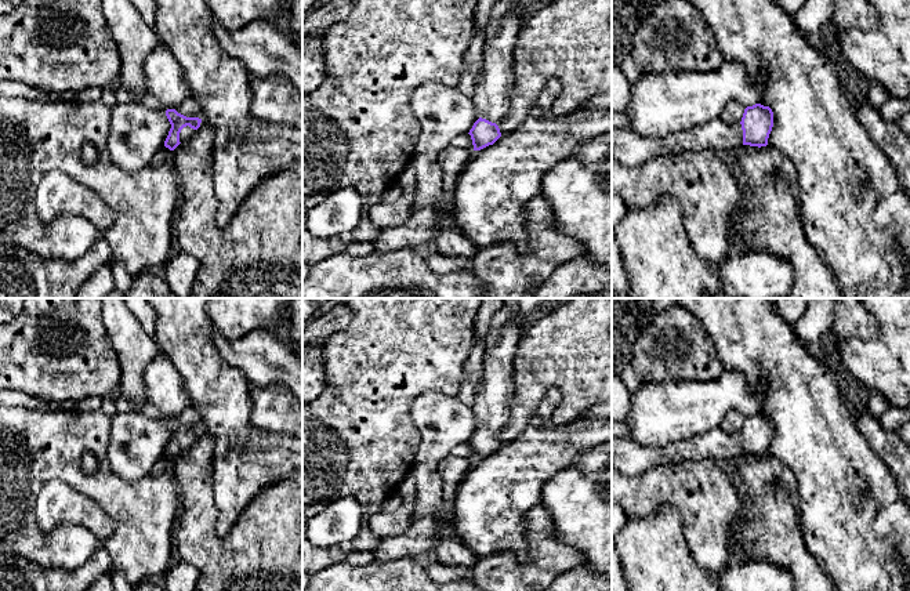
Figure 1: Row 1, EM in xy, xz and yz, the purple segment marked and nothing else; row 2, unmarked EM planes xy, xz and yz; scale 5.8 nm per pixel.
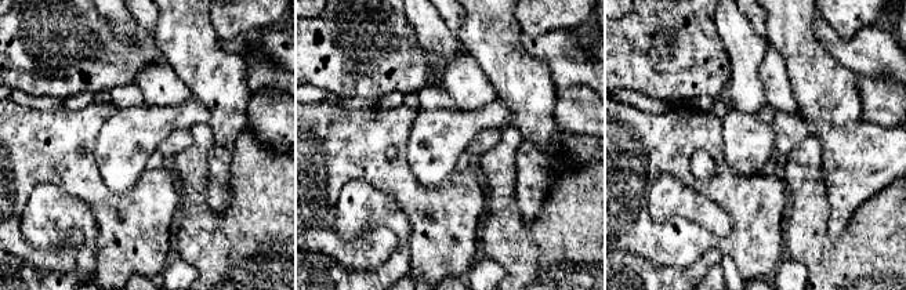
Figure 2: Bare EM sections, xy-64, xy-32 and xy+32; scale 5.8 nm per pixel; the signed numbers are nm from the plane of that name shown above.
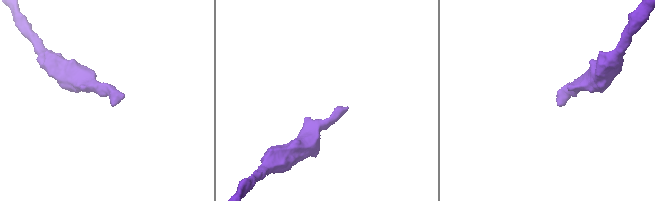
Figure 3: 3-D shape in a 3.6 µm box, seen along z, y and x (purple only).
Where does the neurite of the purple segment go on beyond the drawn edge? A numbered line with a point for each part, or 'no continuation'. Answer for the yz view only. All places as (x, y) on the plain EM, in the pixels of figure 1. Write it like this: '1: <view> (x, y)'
1: yz (628, 457)

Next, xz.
1: xz (495, 390)

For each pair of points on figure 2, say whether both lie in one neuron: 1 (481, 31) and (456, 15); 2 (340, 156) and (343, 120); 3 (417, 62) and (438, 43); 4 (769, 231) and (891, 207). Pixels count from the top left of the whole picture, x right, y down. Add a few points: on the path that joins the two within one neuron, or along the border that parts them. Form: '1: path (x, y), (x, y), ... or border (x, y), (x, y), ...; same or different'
1: border (464, 14), (464, 18), (455, 31); different
2: path (340, 148), (343, 129); same
3: border (410, 24), (427, 51), (452, 57), (460, 50); different
4: border (787, 196), (785, 254); different

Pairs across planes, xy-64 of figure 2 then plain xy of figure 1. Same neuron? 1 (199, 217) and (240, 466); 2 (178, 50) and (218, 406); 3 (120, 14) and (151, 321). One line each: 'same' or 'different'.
1: different
2: same
3: different

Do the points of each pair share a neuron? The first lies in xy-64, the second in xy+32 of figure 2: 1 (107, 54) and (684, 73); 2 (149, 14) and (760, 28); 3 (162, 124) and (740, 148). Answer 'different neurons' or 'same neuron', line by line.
1: same neuron
2: same neuron
3: same neuron

